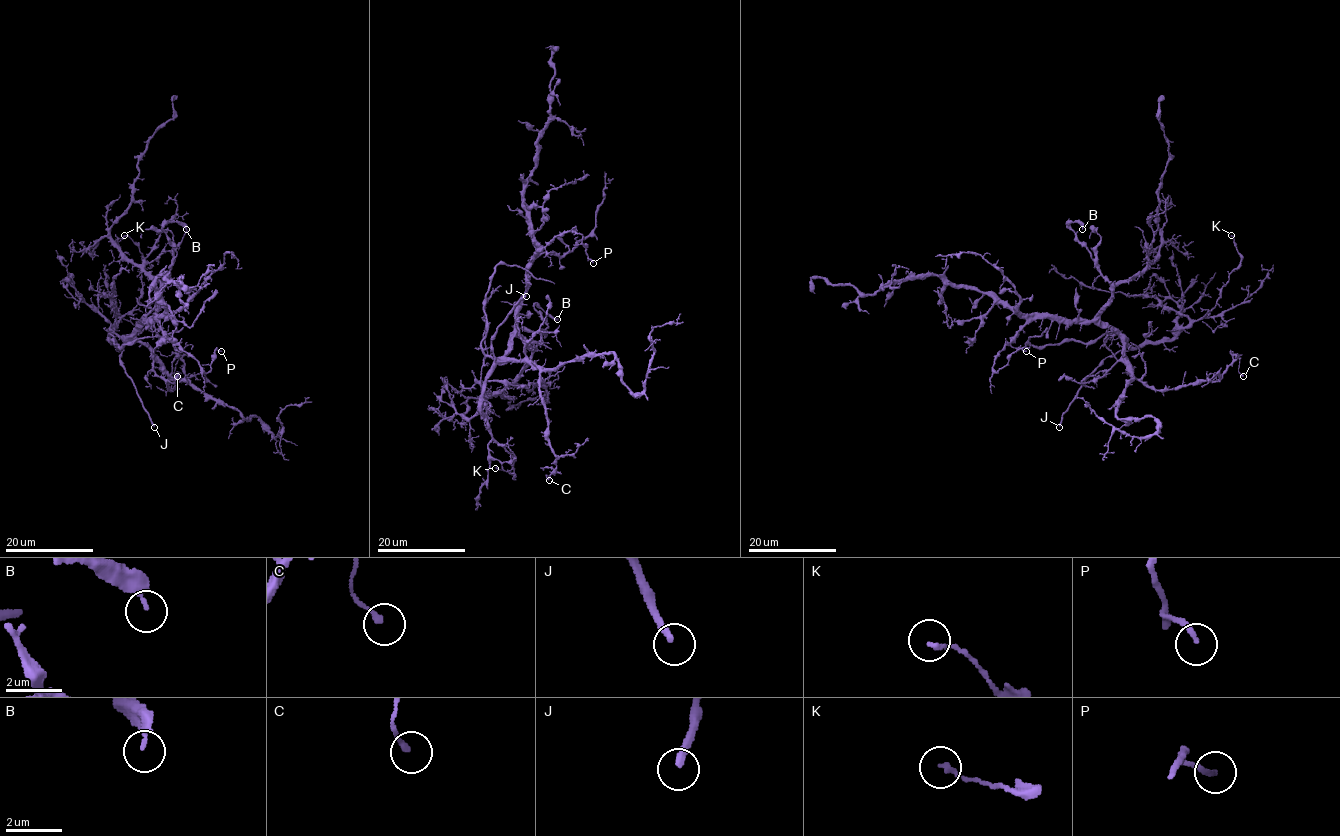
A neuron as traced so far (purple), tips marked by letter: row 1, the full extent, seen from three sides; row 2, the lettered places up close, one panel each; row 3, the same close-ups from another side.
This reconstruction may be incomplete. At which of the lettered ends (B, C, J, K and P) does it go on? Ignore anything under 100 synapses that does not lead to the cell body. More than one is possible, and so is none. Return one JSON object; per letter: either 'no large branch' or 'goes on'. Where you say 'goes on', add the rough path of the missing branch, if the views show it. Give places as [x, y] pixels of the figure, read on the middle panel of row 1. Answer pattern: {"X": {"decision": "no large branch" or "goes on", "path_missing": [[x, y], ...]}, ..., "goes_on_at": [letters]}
{"B": {"decision": "no large branch"}, "C": {"decision": "no large branch"}, "J": {"decision": "goes on", "path_missing": [[526, 296], [505, 332], [496, 362], [484, 372], [456, 373], [429, 384], [425, 373], [431, 366], [431, 370]]}, "K": {"decision": "no large branch"}, "P": {"decision": "no large branch"}, "goes_on_at": ["J"]}

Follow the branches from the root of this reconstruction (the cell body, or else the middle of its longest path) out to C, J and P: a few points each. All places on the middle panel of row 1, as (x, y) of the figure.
C: (511, 337), (506, 357), (529, 360), (539, 369), (549, 446), (556, 457), (549, 480)
J: (511, 337), (510, 348), (495, 360), (492, 337), (526, 296)
P: (511, 337), (515, 309), (528, 282), (528, 266), (542, 248), (573, 229), (582, 235), (593, 263)

